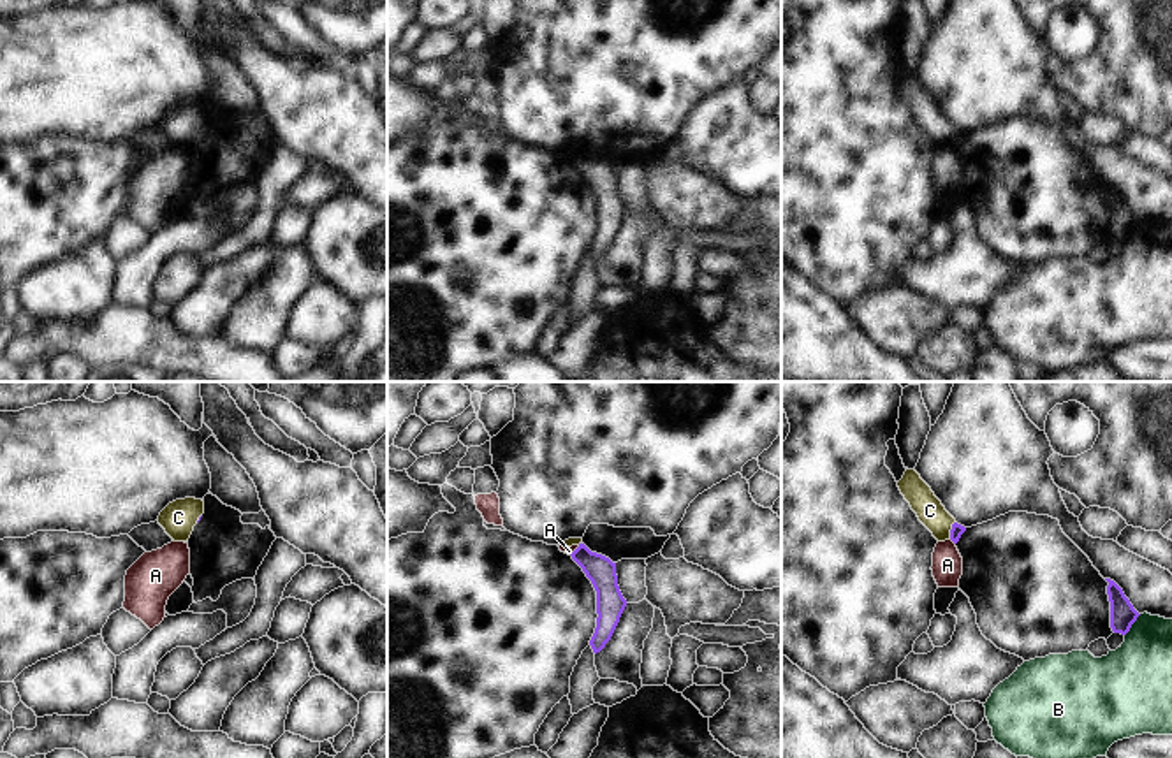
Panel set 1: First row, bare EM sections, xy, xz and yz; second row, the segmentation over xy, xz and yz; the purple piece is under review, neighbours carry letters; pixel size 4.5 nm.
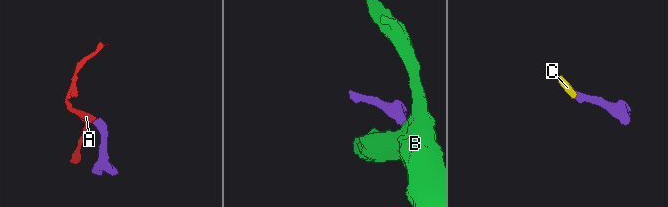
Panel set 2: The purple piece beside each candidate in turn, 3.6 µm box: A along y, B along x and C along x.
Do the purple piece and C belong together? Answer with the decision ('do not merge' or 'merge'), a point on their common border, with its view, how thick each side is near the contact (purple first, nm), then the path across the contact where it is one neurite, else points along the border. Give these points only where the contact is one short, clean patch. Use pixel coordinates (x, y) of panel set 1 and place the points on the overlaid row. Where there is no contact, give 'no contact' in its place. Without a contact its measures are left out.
merge; contact yz (951, 530); calibres 60 and 130 nm; way yz (958, 530), (951, 530), (930, 510)

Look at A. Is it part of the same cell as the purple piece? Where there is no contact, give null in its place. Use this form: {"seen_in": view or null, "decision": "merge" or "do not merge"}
{"seen_in": "yz", "decision": "do not merge"}

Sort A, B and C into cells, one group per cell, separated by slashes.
A / B / C

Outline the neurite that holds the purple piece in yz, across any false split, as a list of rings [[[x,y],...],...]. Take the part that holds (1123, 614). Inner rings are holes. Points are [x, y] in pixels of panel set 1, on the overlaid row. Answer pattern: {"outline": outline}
{"outline": [[[1105,580],[1109,582],[1110,628],[1114,633],[1126,635],[1140,614],[1133,609],[1123,589],[1114,580]]]}

